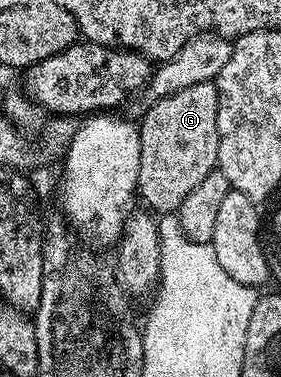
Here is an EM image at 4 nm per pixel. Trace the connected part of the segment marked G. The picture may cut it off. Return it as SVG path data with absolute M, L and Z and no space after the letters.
M215 81L194 83L194 87L182 87L182 91L174 91L162 99L152 101L145 111L144 118L138 121L138 163L139 200L145 201L147 208L156 215L172 215L194 187L217 168L218 159L218 91Z

